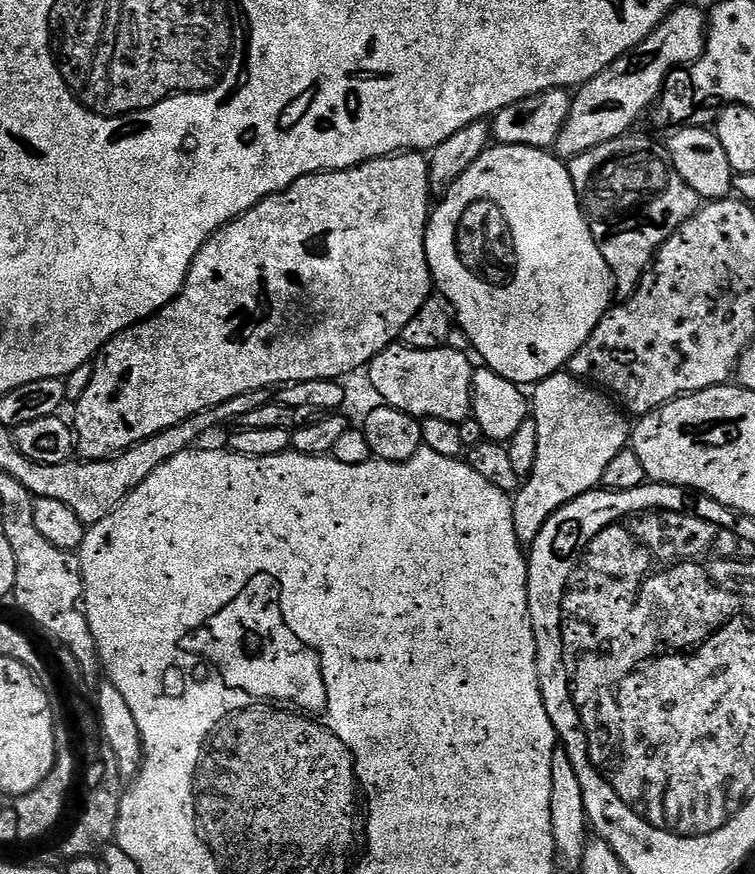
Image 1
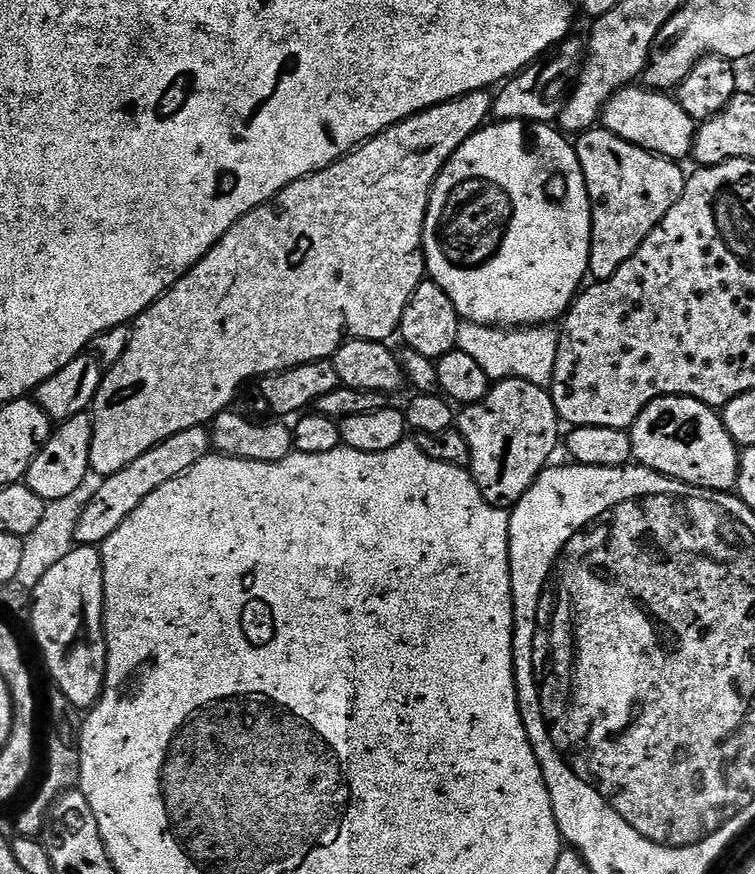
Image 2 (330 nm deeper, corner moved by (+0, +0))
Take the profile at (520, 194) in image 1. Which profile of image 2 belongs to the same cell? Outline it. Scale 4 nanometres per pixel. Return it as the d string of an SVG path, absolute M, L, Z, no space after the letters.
M492 122L466 138L438 174L424 223L424 262L427 275L454 302L465 321L540 326L552 322L548 320L559 321L581 291L589 275L592 203L576 149L567 139L552 124Z

